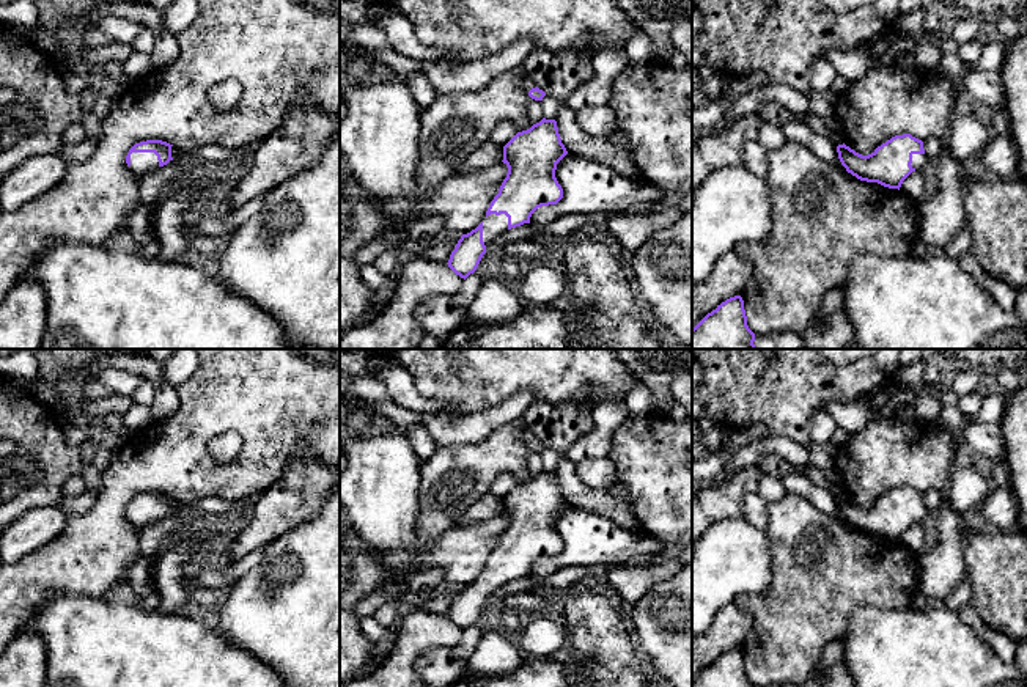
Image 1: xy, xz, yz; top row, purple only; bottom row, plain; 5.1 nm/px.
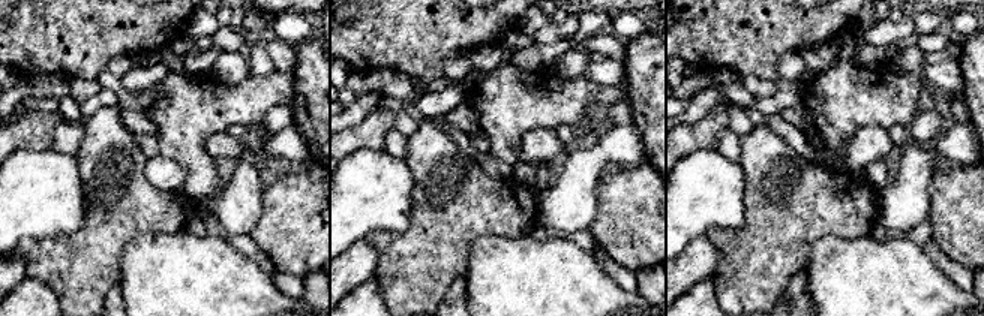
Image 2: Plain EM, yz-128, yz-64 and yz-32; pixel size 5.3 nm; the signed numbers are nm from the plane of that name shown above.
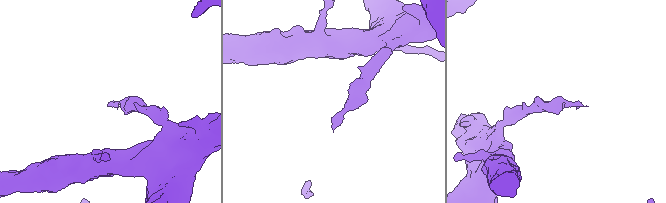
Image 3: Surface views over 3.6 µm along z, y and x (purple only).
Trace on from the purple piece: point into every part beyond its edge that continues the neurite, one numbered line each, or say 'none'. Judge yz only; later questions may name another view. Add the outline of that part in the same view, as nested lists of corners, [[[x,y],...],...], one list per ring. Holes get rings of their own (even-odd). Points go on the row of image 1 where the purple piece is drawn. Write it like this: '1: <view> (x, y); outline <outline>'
1: yz (919, 161); outline [[[912,154],[912,168],[920,170],[926,162],[926,154]]]

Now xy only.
1: xy (142, 164); outline [[[132,152],[129,168],[137,176],[145,176],[159,168],[157,156],[154,152]]]

